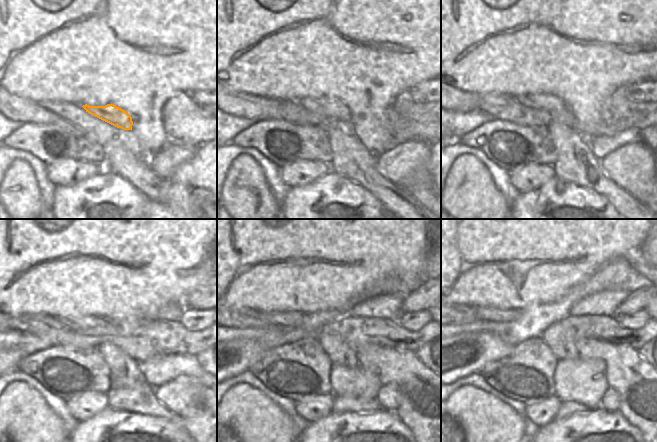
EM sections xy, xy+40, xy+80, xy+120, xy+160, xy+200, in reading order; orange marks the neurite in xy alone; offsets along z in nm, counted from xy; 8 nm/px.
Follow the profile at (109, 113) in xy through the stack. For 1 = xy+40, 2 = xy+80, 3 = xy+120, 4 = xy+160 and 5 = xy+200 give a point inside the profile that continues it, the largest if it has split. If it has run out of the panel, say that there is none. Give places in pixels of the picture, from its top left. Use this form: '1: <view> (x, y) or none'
1: xy+40 (326, 106)
2: xy+80 (546, 102)
3: xy+120 (91, 325)
4: xy+160 (294, 319)
5: xy+200 (482, 312)

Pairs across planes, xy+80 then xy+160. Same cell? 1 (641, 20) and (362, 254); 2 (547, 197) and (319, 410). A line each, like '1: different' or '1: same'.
1: same
2: different

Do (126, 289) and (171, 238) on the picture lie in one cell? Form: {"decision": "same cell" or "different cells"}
{"decision": "same cell"}

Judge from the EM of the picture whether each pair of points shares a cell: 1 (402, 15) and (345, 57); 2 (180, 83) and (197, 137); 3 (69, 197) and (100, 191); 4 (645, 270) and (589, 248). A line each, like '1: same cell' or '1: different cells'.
1: same cell
2: different cells
3: same cell
4: different cells

